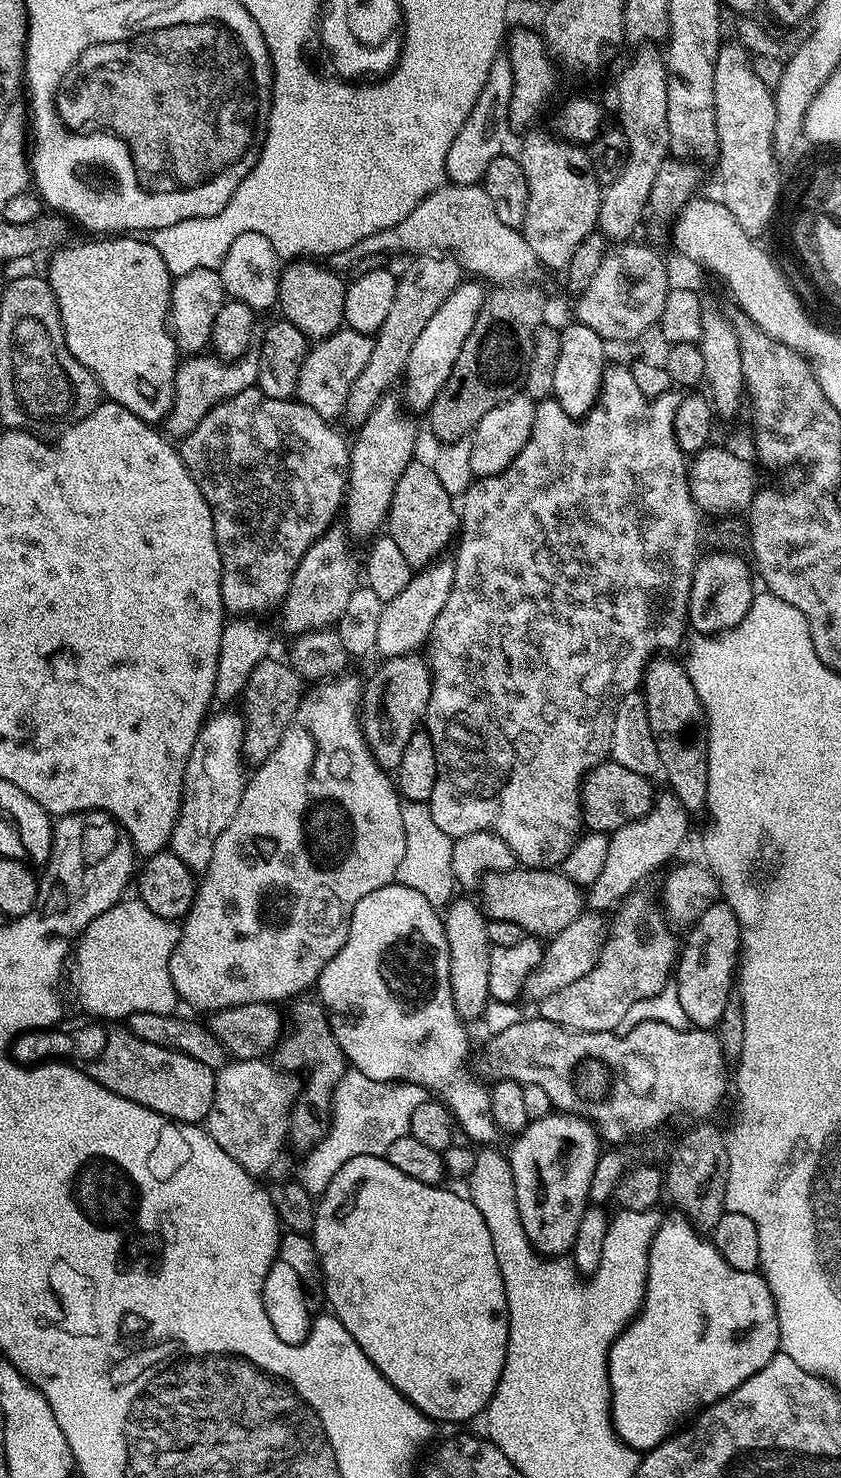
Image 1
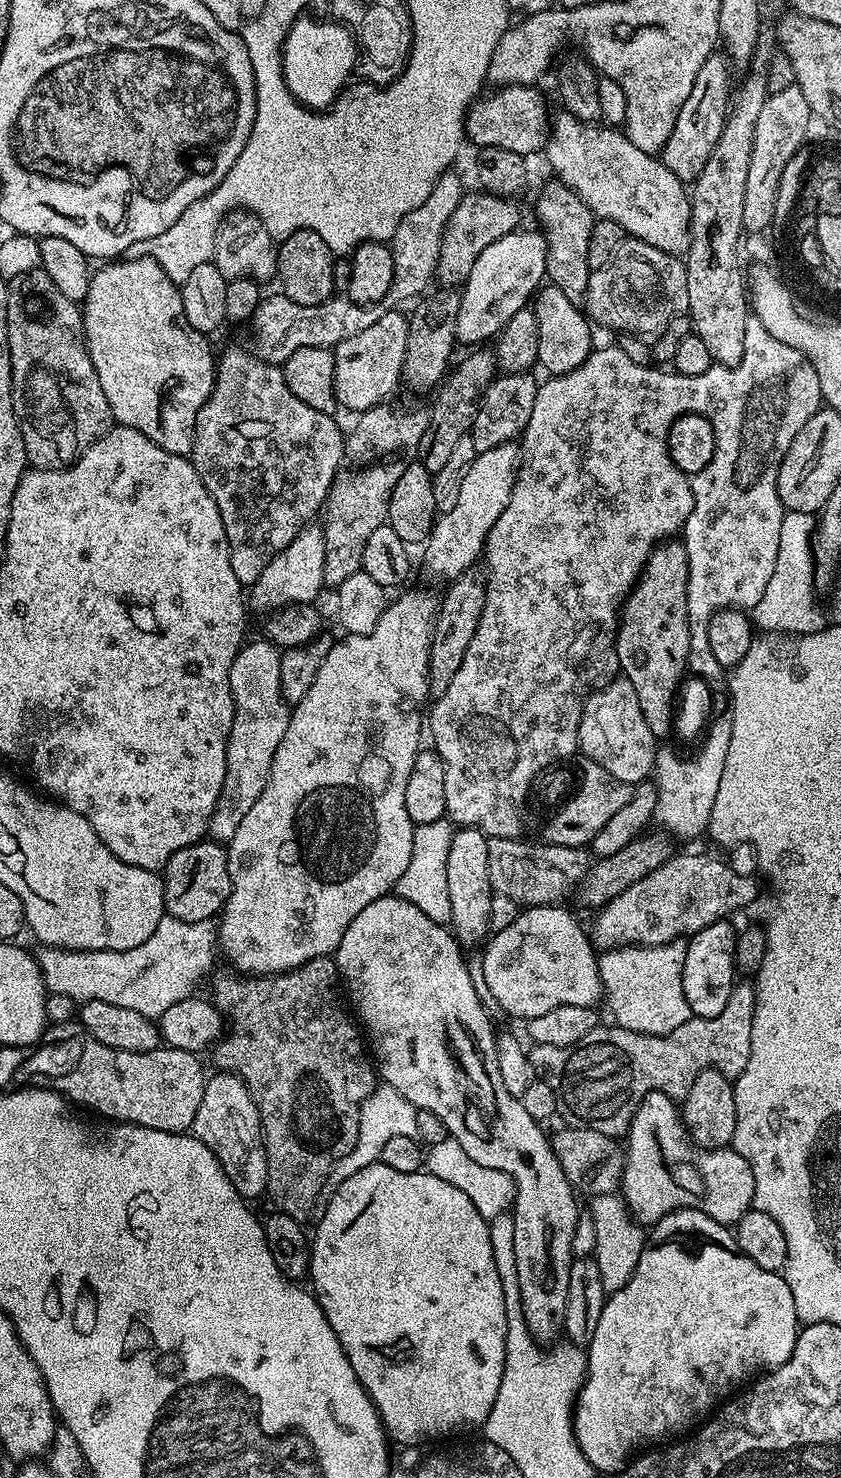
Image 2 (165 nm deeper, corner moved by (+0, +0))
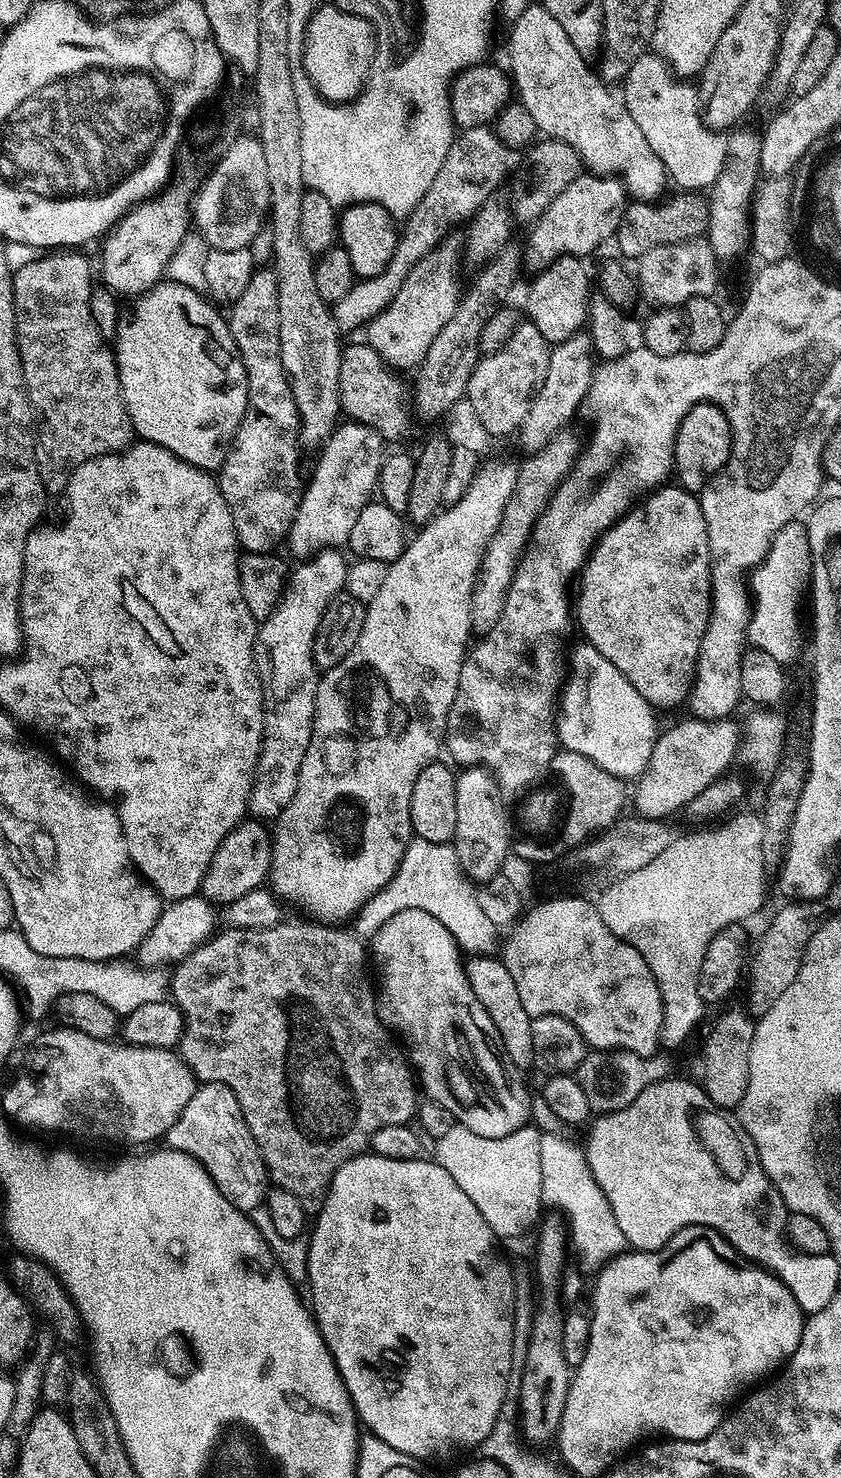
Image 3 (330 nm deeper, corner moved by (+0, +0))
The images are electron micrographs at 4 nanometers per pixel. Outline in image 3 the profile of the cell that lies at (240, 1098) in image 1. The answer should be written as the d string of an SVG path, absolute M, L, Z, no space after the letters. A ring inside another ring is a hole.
M201 1083L178 1122L168 1131L166 1144L177 1152L189 1152L195 1160L201 1161L220 1193L239 1212L255 1213L255 1208L265 1203L270 1191L268 1167L264 1165L260 1147L256 1145L254 1134L250 1134L238 1098L230 1086Z

